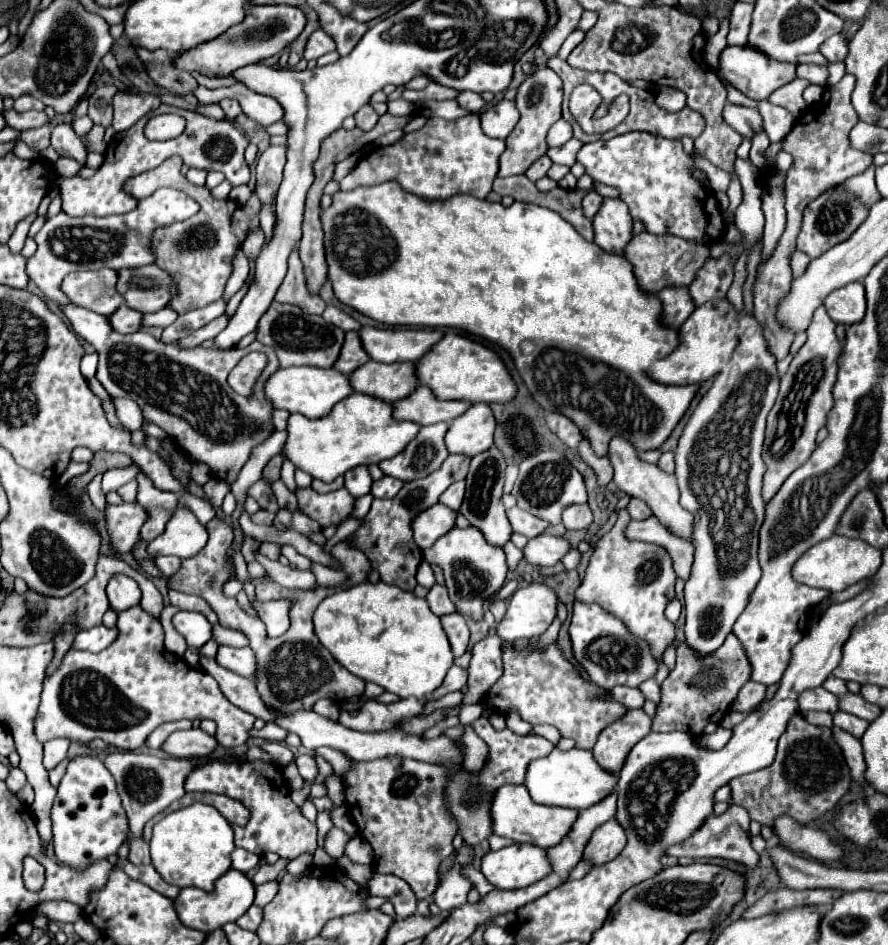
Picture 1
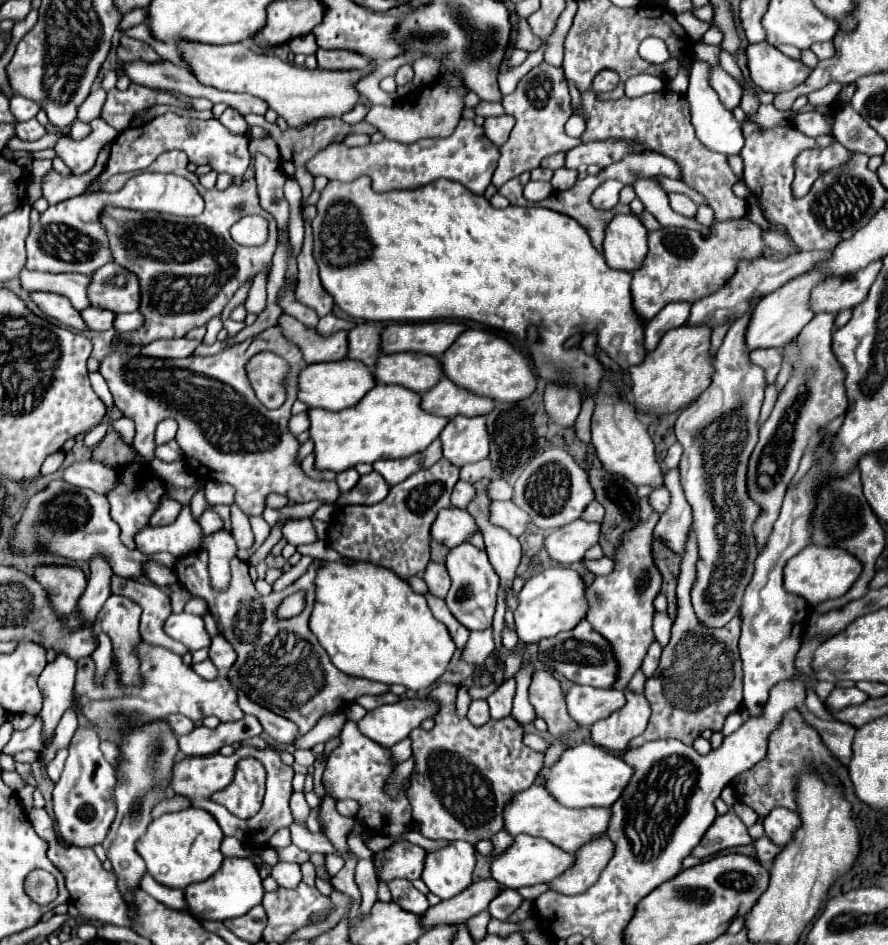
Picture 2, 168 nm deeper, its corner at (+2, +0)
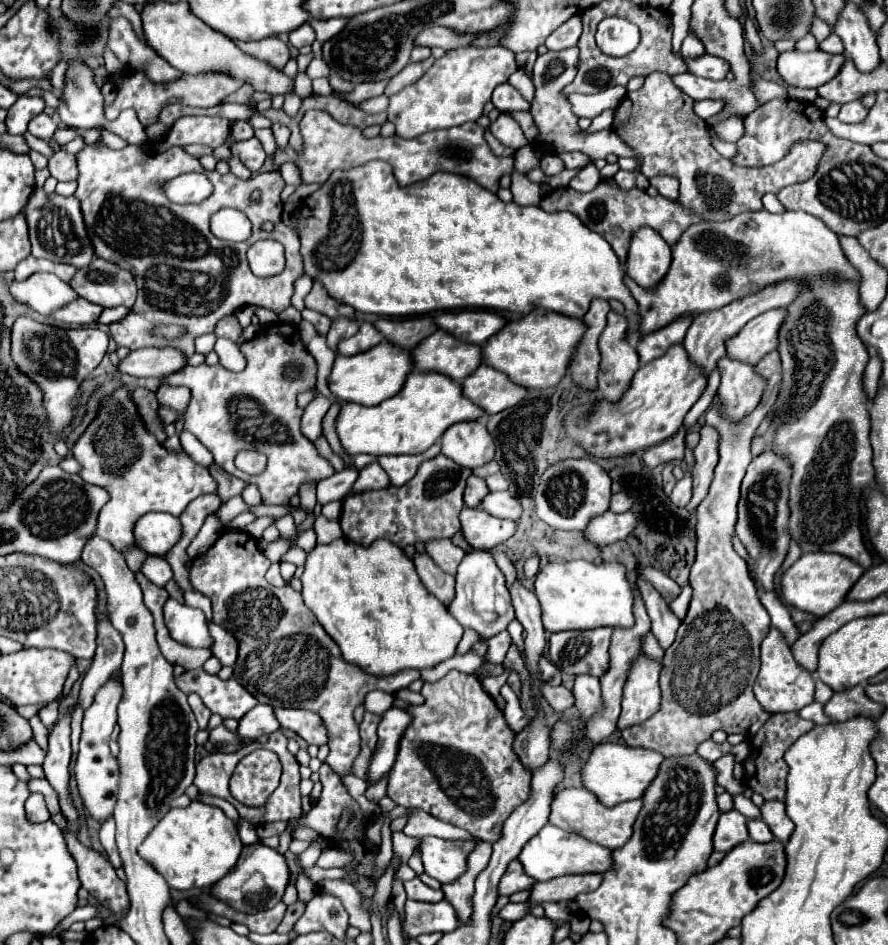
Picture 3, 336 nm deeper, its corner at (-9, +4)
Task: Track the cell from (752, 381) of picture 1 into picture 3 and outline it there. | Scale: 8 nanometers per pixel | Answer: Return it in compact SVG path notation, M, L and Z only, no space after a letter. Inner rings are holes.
M723 357L717 367L721 373L717 389L719 413L729 423L737 425L757 409L767 381L755 371L753 365L729 357Z

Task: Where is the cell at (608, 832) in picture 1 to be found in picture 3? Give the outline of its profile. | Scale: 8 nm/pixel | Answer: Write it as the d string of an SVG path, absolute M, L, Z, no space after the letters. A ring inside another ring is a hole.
M585 873L585 875L563 875L543 883L535 883L531 889L529 903L537 905L543 901L567 901L573 899L577 893L593 891L601 885L601 873Z

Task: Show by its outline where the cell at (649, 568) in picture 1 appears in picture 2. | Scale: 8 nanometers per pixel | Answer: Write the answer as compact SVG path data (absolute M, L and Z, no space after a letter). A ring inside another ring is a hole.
M648 497L638 501L639 521L632 531L624 535L622 547L618 547L616 557L614 557L614 571L606 577L596 577L596 581L588 587L586 597L590 603L588 611L588 621L590 625L610 641L610 647L614 649L614 657L618 657L618 663L622 663L622 671L618 671L618 685L614 689L624 689L636 669L640 669L642 659L646 655L646 649L654 641L652 633L652 617L654 617L654 597L660 593L662 585L662 575L654 565L652 559L652 531L654 525L658 523L658 513L650 509Z

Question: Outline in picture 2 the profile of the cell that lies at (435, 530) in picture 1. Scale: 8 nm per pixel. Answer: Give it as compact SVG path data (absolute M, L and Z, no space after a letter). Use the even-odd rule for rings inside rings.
M442 509L432 525L432 539L444 543L446 547L458 547L460 543L466 543L474 533L478 533L478 525L474 517L470 517L464 509Z

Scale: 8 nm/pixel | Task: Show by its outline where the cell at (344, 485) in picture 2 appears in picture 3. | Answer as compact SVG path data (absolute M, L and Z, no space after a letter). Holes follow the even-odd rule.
M347 465L341 473L335 473L333 477L325 479L319 483L317 487L317 501L323 505L323 503L329 503L329 501L341 501L353 487L353 483L357 481L357 467L355 465Z

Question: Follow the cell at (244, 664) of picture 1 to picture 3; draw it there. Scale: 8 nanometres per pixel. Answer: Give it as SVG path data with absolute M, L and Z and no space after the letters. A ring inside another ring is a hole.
M215 623L209 625L209 631L211 631L211 637L215 639L215 643L211 647L211 653L223 665L233 665L237 661L237 653L239 653L237 639L233 635L229 635L225 629L221 629L219 625L215 625Z

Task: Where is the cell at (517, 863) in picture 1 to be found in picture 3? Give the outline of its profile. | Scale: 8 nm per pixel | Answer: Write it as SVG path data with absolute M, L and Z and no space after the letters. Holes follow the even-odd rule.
M545 825L521 851L519 861L529 877L535 881L549 881L553 877L571 873L605 873L611 867L611 851L577 837L577 833L563 831L555 825Z

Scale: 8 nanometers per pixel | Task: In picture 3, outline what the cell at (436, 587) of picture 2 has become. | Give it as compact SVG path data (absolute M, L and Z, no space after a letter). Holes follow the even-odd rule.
M445 539L445 541L429 541L429 545L425 545L427 553L433 557L435 565L449 573L449 575L455 575L457 573L457 567L465 555L465 551L457 545L451 543L451 539Z

